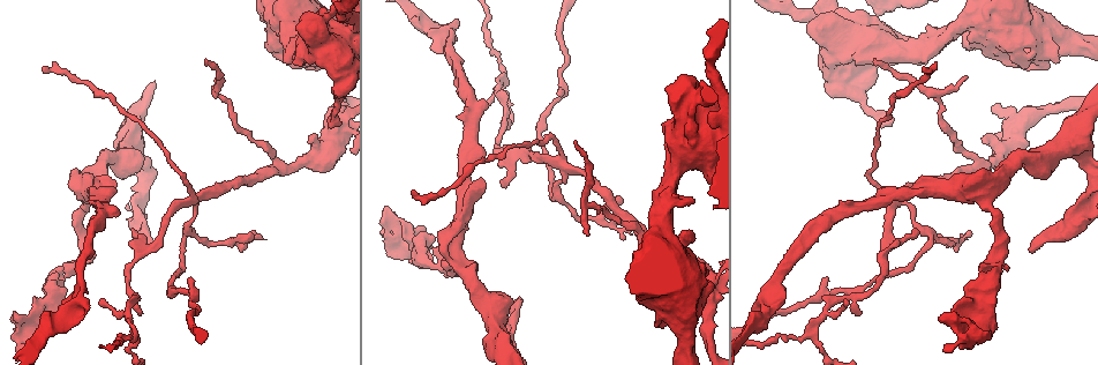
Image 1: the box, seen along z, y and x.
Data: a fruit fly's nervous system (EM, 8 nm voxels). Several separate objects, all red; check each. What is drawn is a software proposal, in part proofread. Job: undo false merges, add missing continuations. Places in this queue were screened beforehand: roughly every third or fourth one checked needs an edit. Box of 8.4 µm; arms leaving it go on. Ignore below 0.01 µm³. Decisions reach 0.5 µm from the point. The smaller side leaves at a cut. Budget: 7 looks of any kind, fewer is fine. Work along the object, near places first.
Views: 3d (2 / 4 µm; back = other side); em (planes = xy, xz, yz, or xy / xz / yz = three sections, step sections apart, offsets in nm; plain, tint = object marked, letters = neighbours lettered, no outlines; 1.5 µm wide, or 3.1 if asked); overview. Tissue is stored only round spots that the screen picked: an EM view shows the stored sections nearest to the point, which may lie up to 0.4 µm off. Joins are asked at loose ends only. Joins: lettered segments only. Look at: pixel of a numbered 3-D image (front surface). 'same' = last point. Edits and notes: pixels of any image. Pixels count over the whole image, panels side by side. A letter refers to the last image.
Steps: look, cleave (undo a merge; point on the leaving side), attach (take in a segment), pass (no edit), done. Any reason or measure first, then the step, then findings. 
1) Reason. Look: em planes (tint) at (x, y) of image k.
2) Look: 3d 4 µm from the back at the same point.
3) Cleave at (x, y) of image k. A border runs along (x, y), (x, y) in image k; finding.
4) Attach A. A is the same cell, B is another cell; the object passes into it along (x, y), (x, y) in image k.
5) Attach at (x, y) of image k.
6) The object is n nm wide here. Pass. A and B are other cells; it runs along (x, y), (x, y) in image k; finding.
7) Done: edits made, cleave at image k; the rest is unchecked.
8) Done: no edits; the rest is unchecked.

Four-way junction. Look: 3d 4 µm at (568, 169) of image 1.

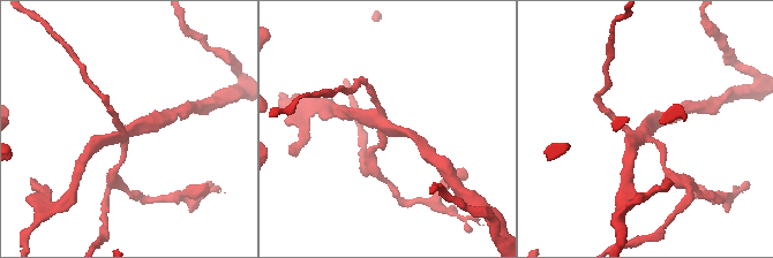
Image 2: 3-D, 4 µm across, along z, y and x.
4 arms meet here; shape alone is not enough. Look: em planes (letters) at (126, 134) of image 2.

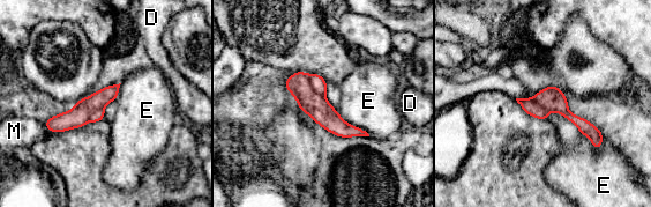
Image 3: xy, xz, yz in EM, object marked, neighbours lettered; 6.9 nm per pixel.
Cleave at (319, 84) of image 3. D, E and M are other cells; a border runs along (307, 75), (311, 87), (324, 97) in image 3; a second cell is stuck on.

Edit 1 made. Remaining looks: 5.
Look: overview.

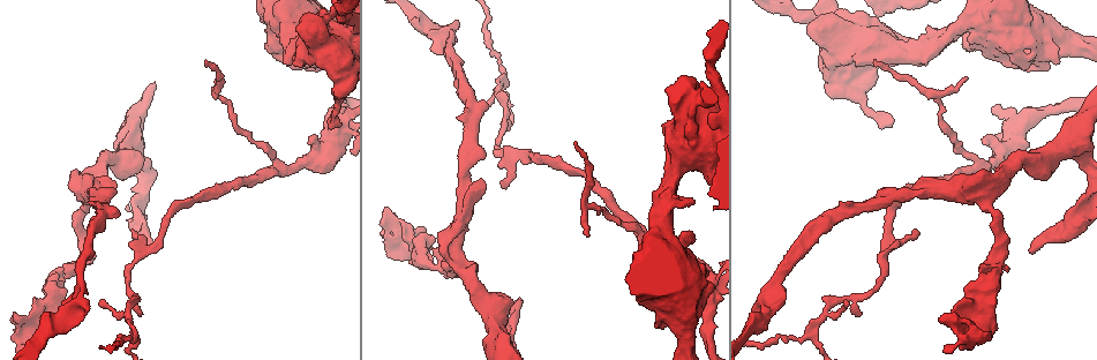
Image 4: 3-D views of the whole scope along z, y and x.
Free end. Look: em yz step 8 (tint) at (327, 121) of image 4.

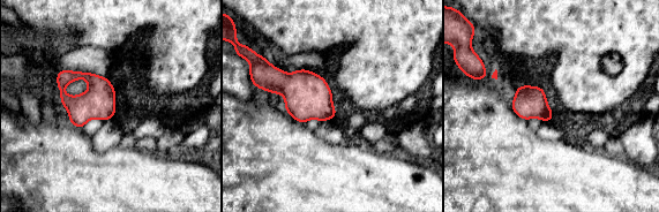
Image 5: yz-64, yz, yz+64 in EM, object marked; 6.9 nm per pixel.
Look: em planes (letters) at the same point.

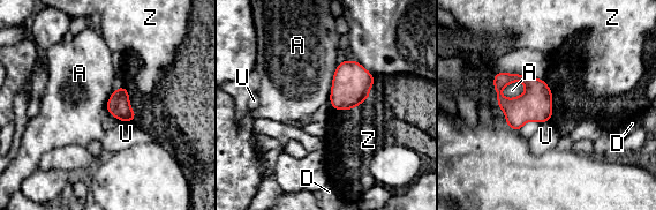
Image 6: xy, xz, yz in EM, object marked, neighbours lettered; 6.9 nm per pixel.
Pass. A, D, U and Z are other cells; a border runs along (526, 85), (510, 82), (499, 92) in image 6; none of them fits.

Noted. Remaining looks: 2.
Branch stops here. Look: em xy step 8 (letters) at (665, 126) of image 4.

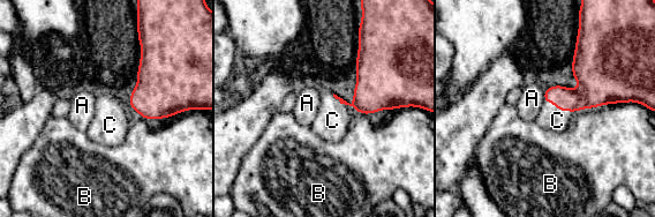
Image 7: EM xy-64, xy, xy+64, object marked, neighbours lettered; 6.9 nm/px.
Look: em planes (letters) at the same point.

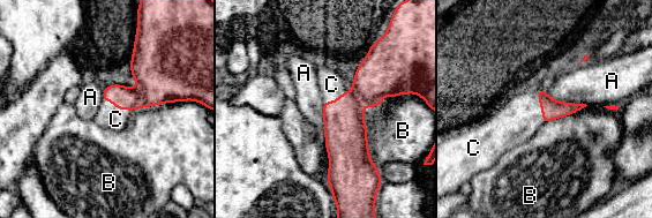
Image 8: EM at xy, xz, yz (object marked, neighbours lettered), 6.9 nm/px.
The longest contact is with B, 480 nm. Attach C. C is the same cell, A and B are other cells; the object passes into it along (345, 130), (339, 96), (331, 84) in image 8; the cell continues.

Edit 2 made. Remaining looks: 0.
Done: edits made, cleave at image 3, attach at image 8; the rest is unchecked.

